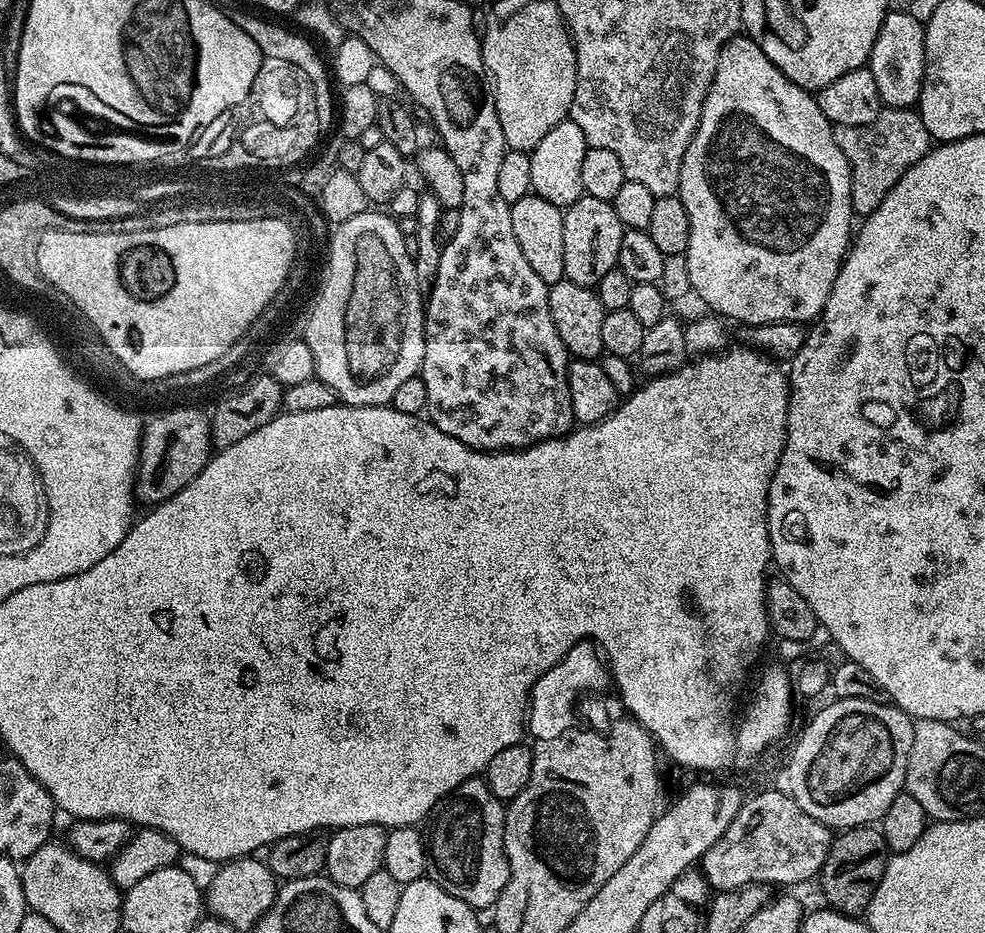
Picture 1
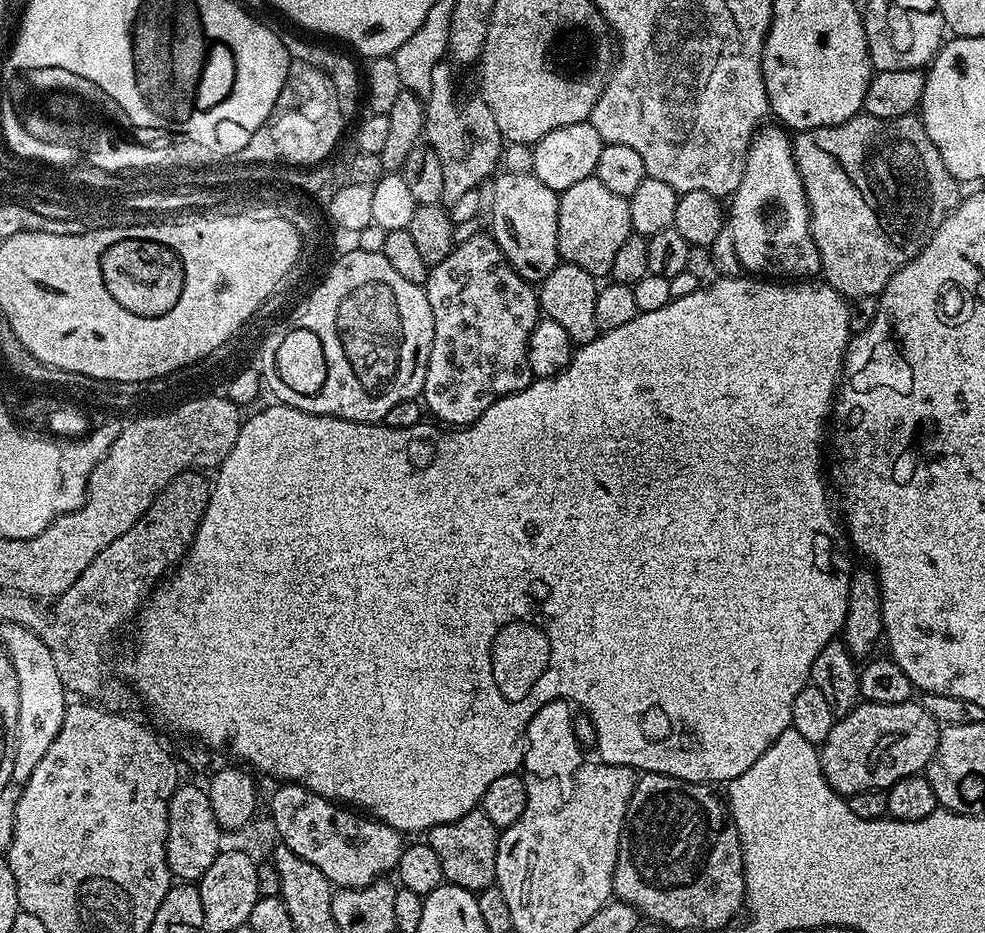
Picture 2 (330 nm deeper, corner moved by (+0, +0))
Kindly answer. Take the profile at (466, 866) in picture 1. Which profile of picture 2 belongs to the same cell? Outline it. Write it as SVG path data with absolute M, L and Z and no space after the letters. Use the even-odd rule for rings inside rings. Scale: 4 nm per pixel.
M479 810L467 812L454 822L429 828L426 833L426 843L442 861L442 874L445 881L477 894L483 888L491 888L495 885L499 841L500 832L494 826L494 822L490 822L490 818L486 818L486 814Z

